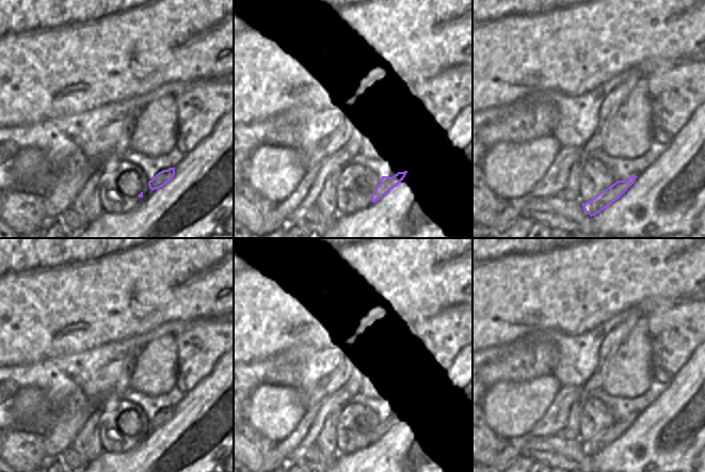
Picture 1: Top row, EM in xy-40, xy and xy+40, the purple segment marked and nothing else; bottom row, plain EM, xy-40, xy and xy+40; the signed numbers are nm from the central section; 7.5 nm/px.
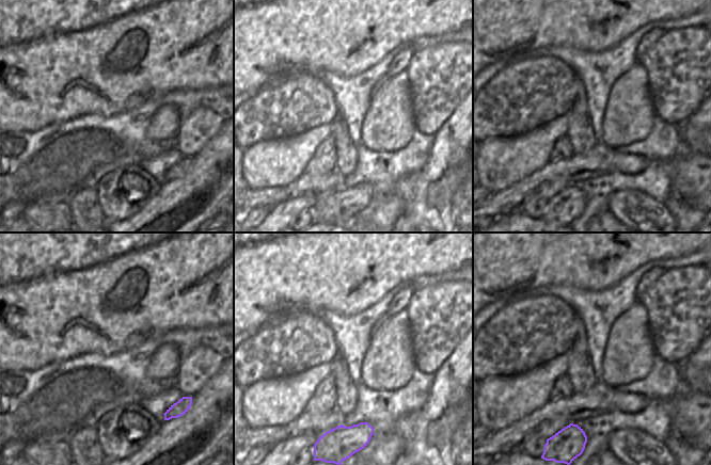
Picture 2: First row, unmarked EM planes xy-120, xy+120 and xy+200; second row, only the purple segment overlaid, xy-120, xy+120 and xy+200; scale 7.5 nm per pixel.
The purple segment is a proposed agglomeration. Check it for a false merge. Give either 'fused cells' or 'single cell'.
single cell

